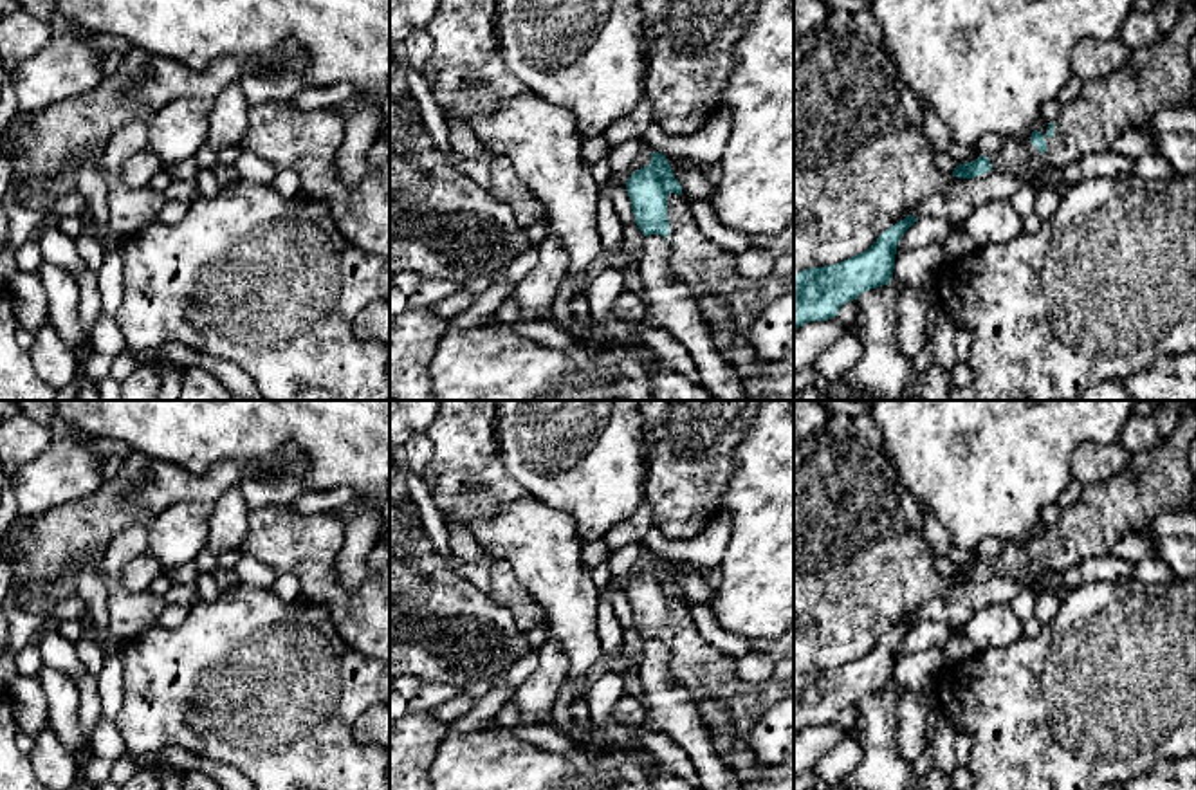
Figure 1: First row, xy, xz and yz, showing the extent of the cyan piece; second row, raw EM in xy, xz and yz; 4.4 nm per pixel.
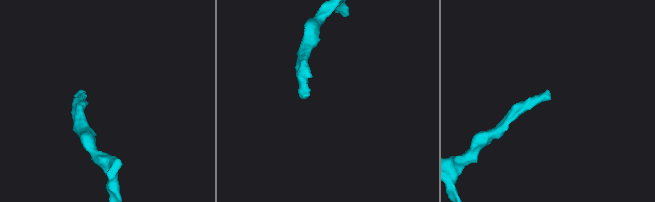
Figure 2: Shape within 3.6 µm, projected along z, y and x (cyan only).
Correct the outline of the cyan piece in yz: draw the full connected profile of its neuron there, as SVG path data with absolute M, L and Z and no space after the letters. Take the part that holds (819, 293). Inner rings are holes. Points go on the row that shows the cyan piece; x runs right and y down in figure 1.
M913 215L886 229L864 253L841 263L812 267L794 276L794 330L810 321L826 321L862 292L893 280L897 245L916 222Z

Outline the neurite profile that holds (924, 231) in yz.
M933 216L918 218L900 238L897 253L931 243L945 245L952 229L954 227L947 220L938 220Z

